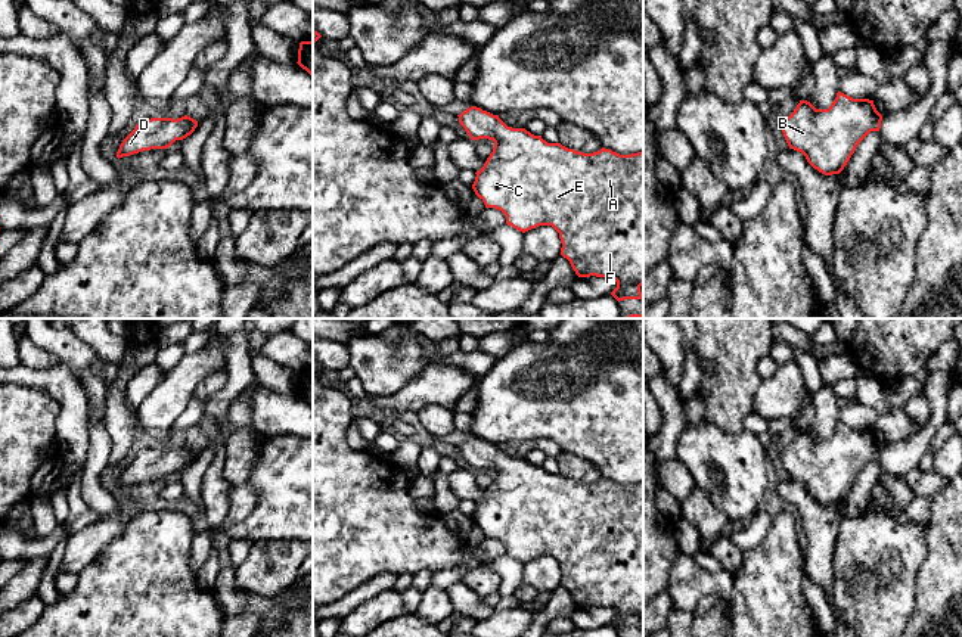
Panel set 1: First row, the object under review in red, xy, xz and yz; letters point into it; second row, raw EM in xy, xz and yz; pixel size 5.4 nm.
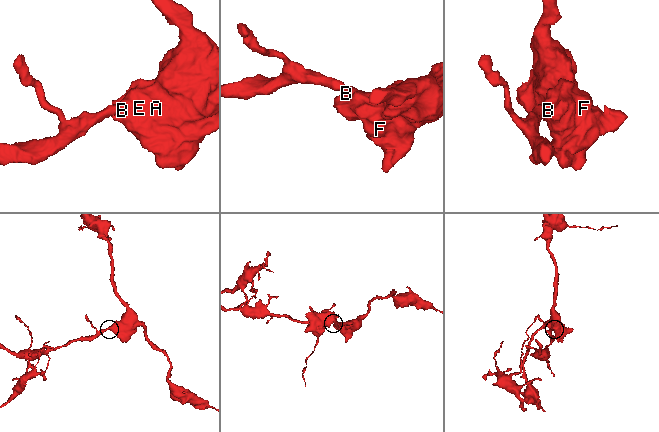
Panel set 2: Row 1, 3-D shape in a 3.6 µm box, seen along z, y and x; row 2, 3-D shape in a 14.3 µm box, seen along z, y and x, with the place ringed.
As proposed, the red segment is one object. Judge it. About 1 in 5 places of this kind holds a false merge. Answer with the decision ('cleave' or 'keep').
keep

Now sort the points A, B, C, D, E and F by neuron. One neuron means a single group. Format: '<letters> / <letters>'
A B C D E F

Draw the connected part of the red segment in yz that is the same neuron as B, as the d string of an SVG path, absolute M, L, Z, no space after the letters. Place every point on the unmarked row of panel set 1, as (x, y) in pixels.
M838 422L828 439L800 431L781 457L789 479L801 482L819 503L832 506L844 500L871 462L879 462L881 451L873 431L853 429Z

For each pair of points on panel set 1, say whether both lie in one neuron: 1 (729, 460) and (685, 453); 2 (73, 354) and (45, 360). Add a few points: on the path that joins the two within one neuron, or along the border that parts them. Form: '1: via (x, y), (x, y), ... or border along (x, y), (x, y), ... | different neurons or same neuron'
1: via (719, 460), (708, 453), (695, 453) | same neuron
2: border along (28, 336), (59, 359) | different neurons

